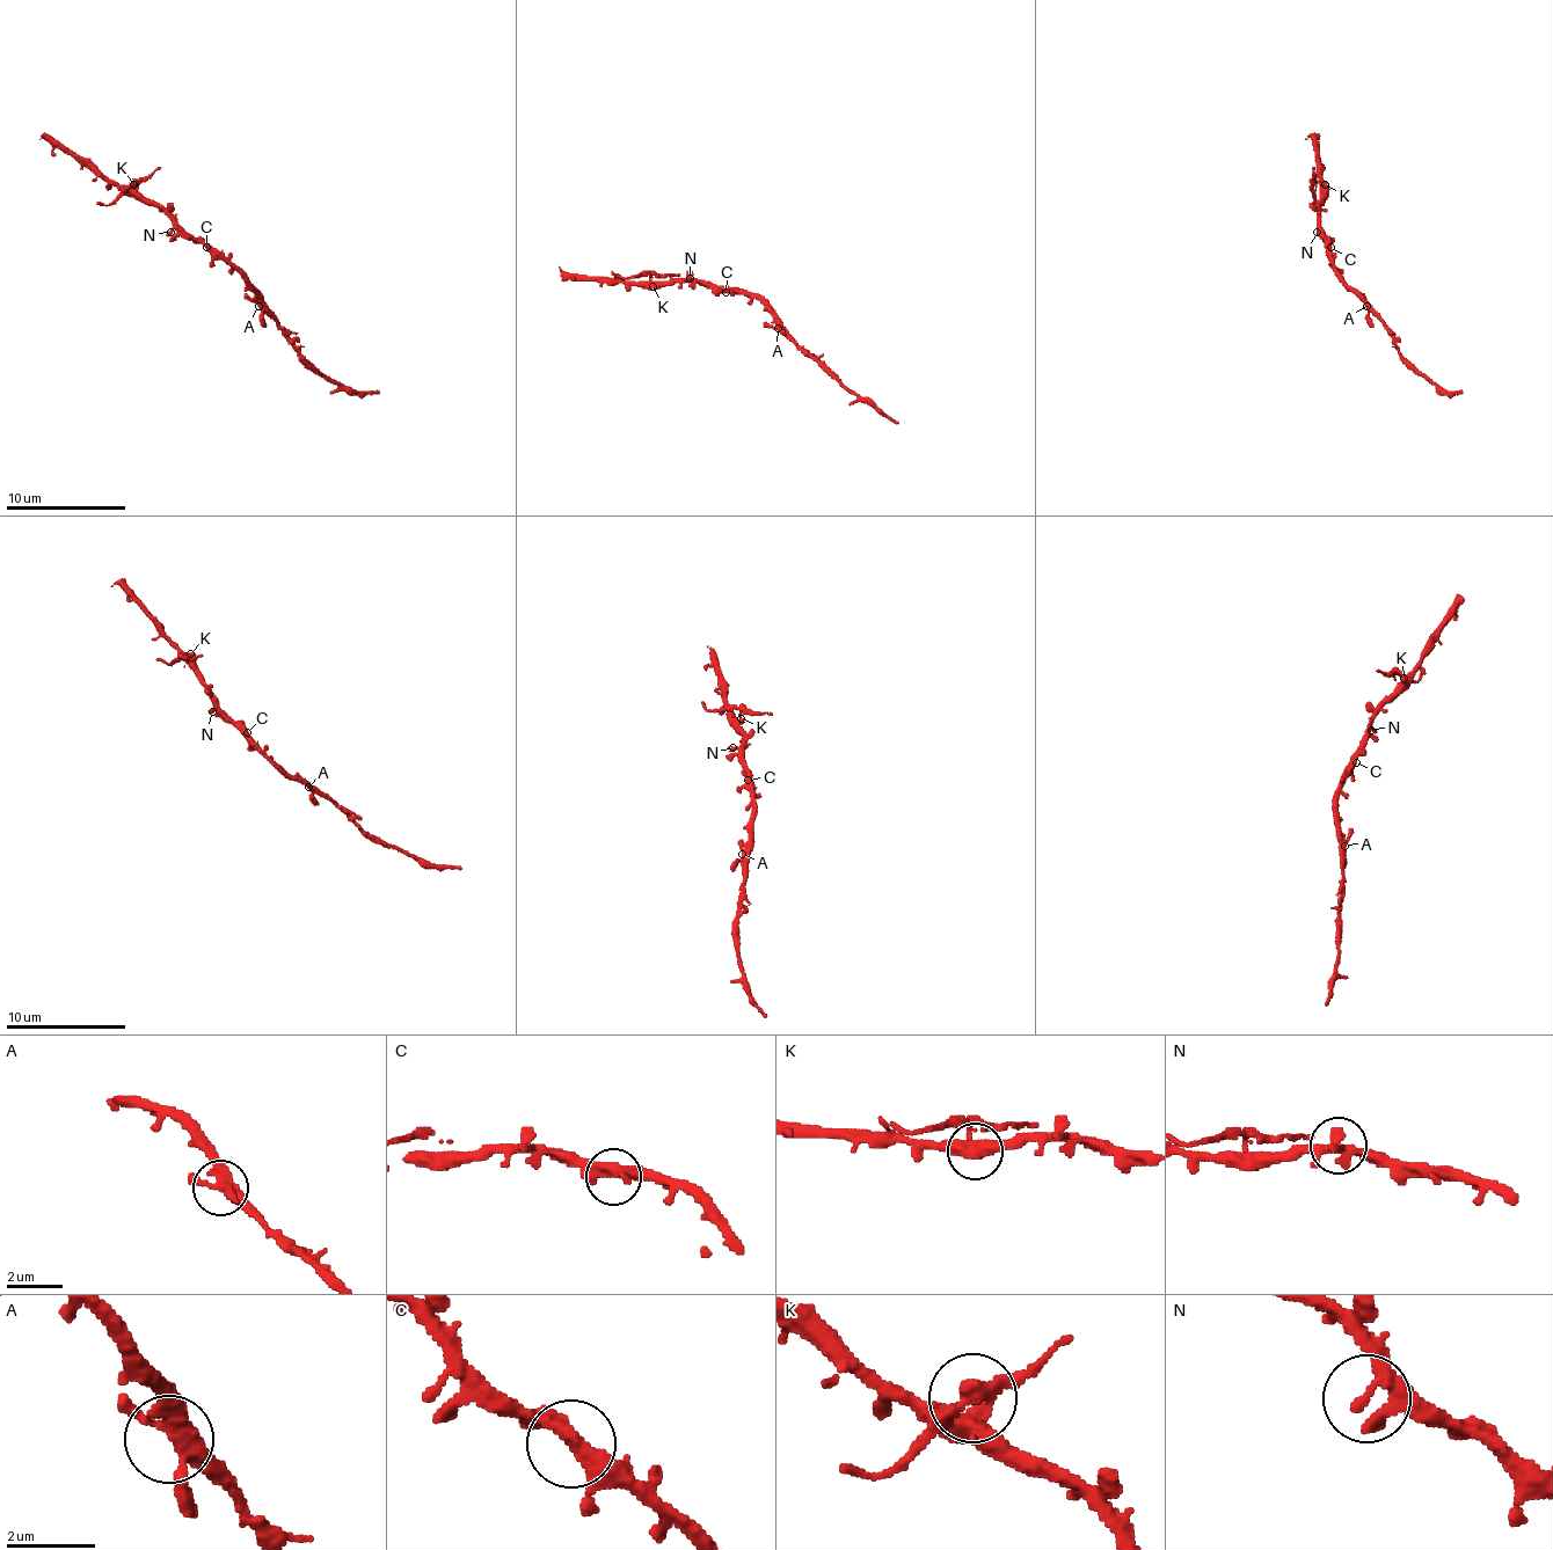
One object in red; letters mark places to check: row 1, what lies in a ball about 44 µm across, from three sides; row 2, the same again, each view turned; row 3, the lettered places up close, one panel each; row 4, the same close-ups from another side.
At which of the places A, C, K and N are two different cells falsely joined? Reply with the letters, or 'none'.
K

